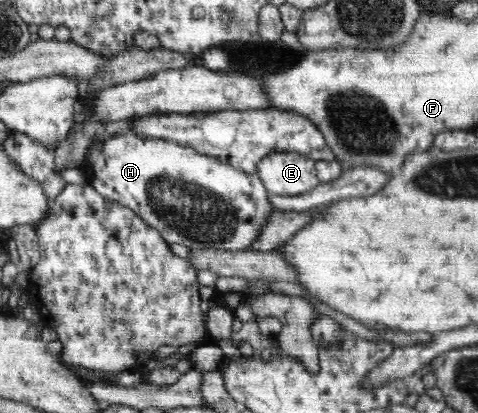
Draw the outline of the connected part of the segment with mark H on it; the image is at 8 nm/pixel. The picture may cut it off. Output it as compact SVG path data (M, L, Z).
M131 130L124 135L112 136L102 145L95 145L93 141L83 162L87 183L96 188L103 199L130 208L136 216L158 231L165 242L191 249L244 251L252 245L273 212L268 200L269 193L256 171L244 173L214 156L202 155L173 141L141 137Z

